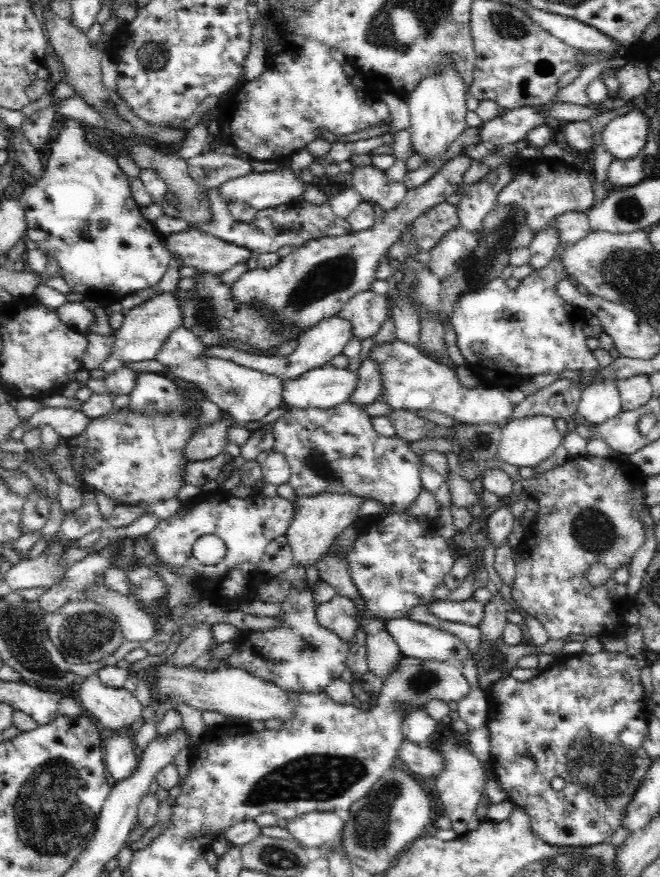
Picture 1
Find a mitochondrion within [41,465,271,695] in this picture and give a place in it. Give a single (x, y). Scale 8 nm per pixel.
(82, 635)

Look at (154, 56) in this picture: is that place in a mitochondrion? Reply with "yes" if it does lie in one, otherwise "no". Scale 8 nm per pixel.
yes

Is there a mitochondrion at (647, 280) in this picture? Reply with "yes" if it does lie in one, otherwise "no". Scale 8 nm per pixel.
yes

